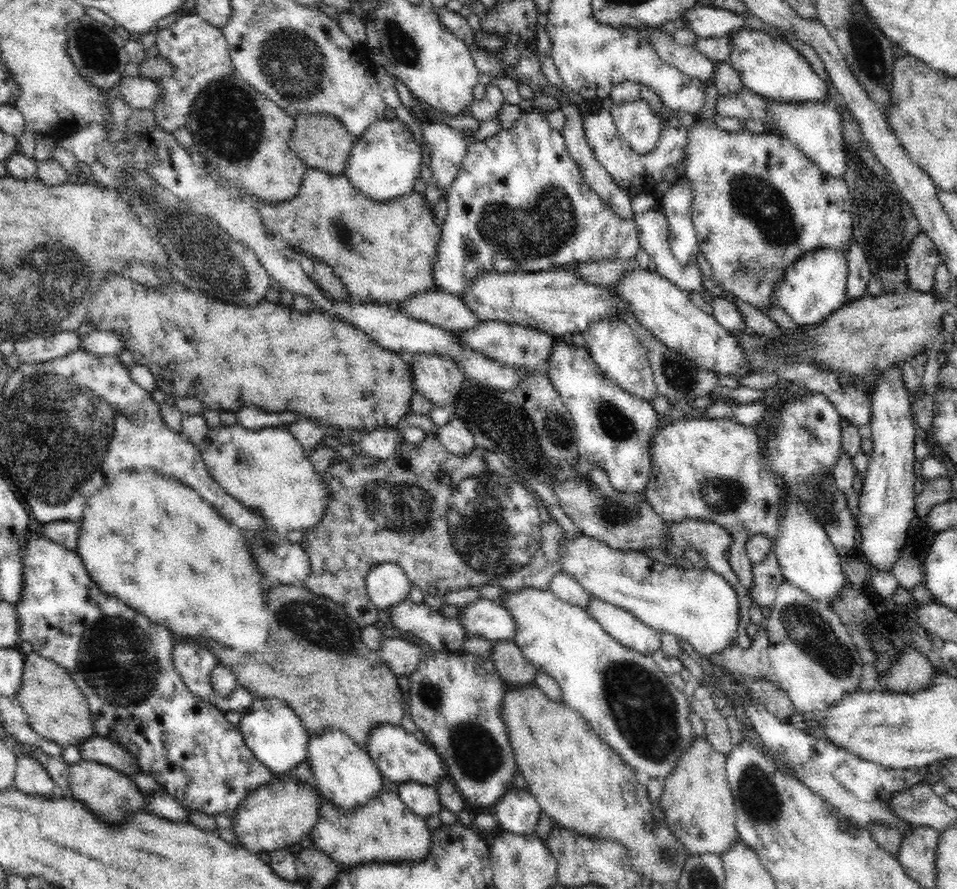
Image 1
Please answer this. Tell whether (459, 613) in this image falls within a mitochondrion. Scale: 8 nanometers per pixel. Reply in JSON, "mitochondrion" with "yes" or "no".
{"mitochondrion":"no"}

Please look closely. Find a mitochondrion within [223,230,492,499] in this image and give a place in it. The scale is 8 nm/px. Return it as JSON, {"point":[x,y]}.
{"point":[241,459]}

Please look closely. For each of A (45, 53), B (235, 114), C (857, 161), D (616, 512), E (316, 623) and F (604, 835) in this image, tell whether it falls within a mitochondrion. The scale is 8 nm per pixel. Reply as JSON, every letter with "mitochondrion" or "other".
{"A":"other","B":"mitochondrion","C":"mitochondrion","D":"mitochondrion","E":"mitochondrion","F":"other"}

